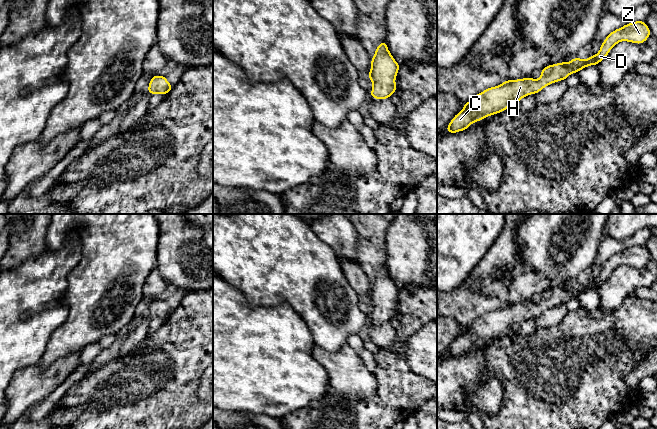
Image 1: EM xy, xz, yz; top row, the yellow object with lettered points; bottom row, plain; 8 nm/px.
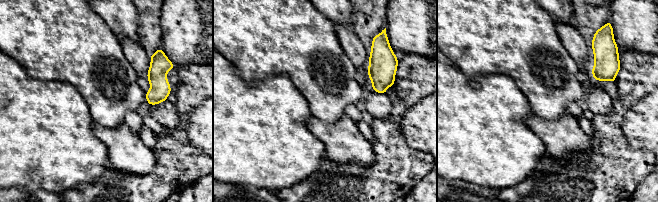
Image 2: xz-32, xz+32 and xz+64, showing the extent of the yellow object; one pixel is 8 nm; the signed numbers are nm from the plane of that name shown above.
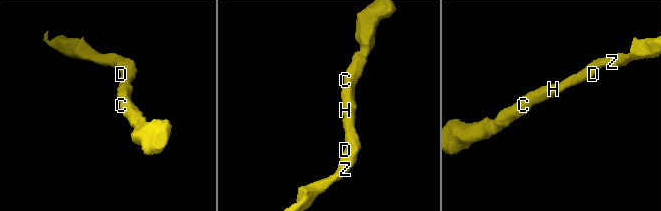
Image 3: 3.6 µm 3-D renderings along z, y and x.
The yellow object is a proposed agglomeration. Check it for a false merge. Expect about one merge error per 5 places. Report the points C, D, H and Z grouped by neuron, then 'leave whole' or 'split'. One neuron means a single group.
C D H Z | leave whole

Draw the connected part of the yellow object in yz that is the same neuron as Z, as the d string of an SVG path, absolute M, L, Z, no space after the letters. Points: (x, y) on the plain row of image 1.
M635 245L608 258L597 279L588 281L586 284L576 281L568 287L548 289L541 294L538 304L530 300L506 304L499 310L488 312L464 328L463 334L454 340L446 355L457 357L466 354L472 347L507 334L513 326L520 326L523 321L536 318L554 306L566 304L570 298L578 297L587 290L598 289L617 267L628 265L642 268L650 259L651 255L645 245Z

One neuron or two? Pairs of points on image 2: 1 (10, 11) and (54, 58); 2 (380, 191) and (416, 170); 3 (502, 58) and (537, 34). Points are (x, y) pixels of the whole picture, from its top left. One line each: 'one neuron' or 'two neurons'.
1: one neuron
2: one neuron
3: one neuron

